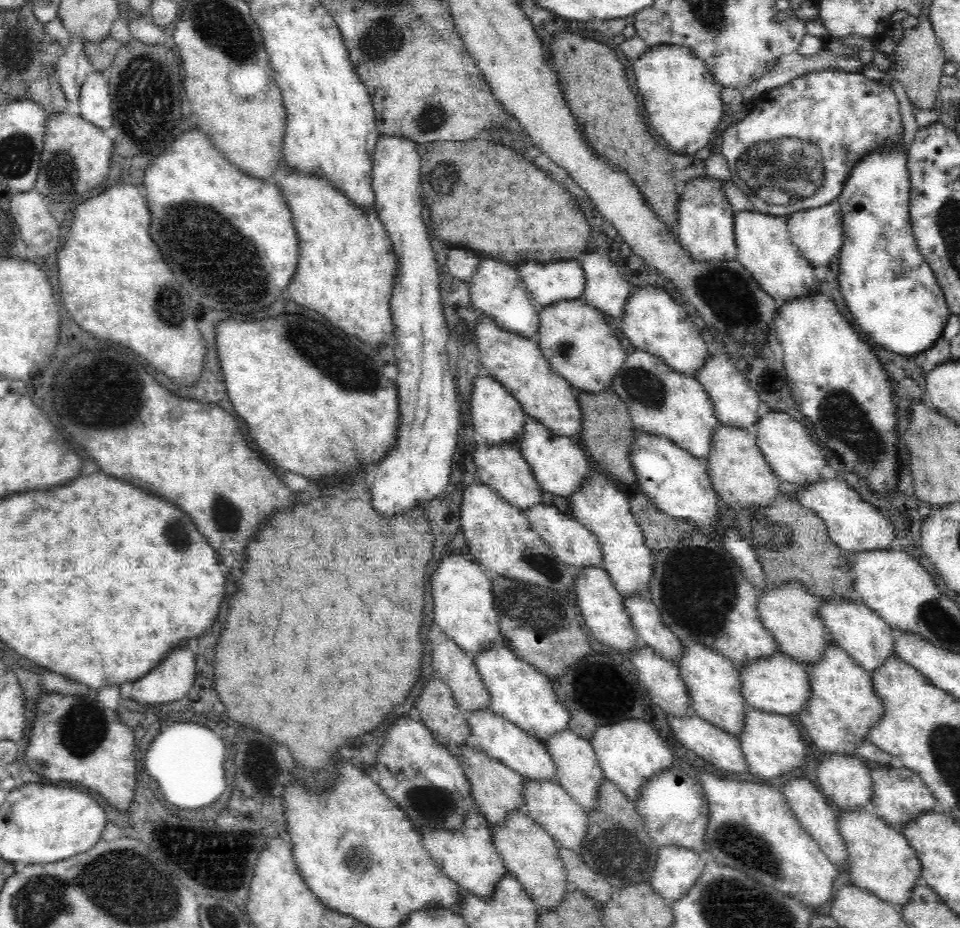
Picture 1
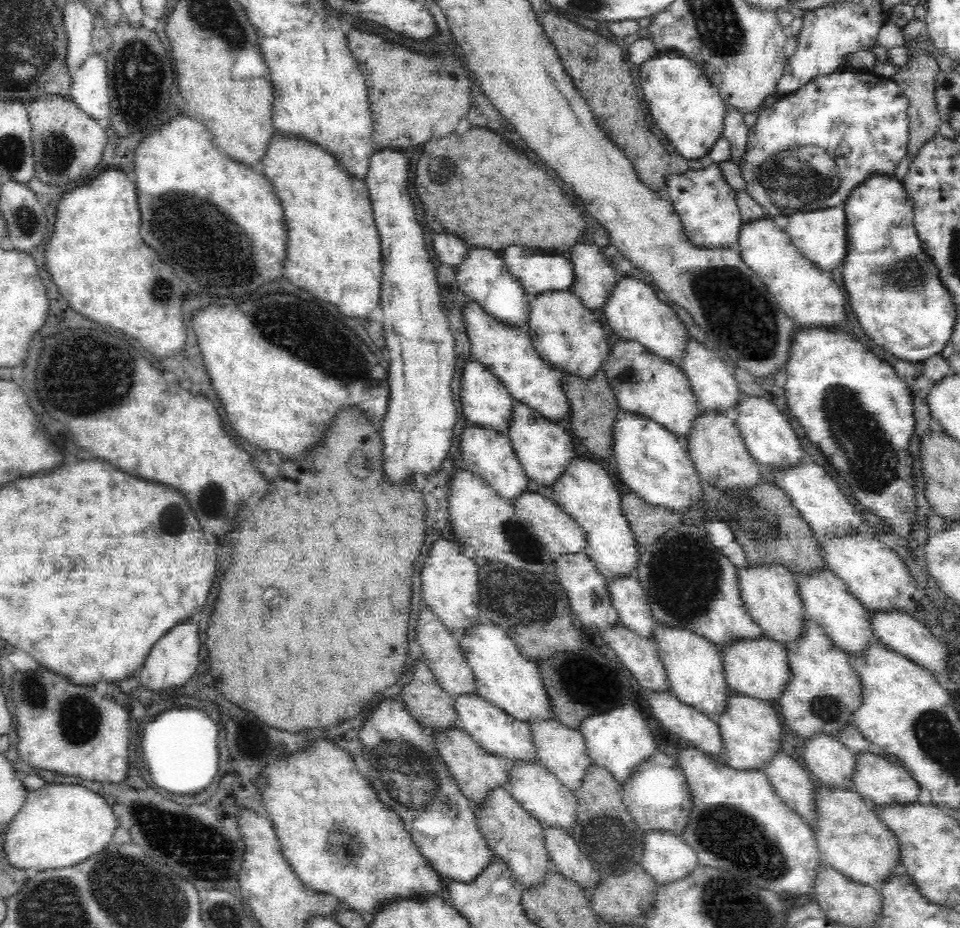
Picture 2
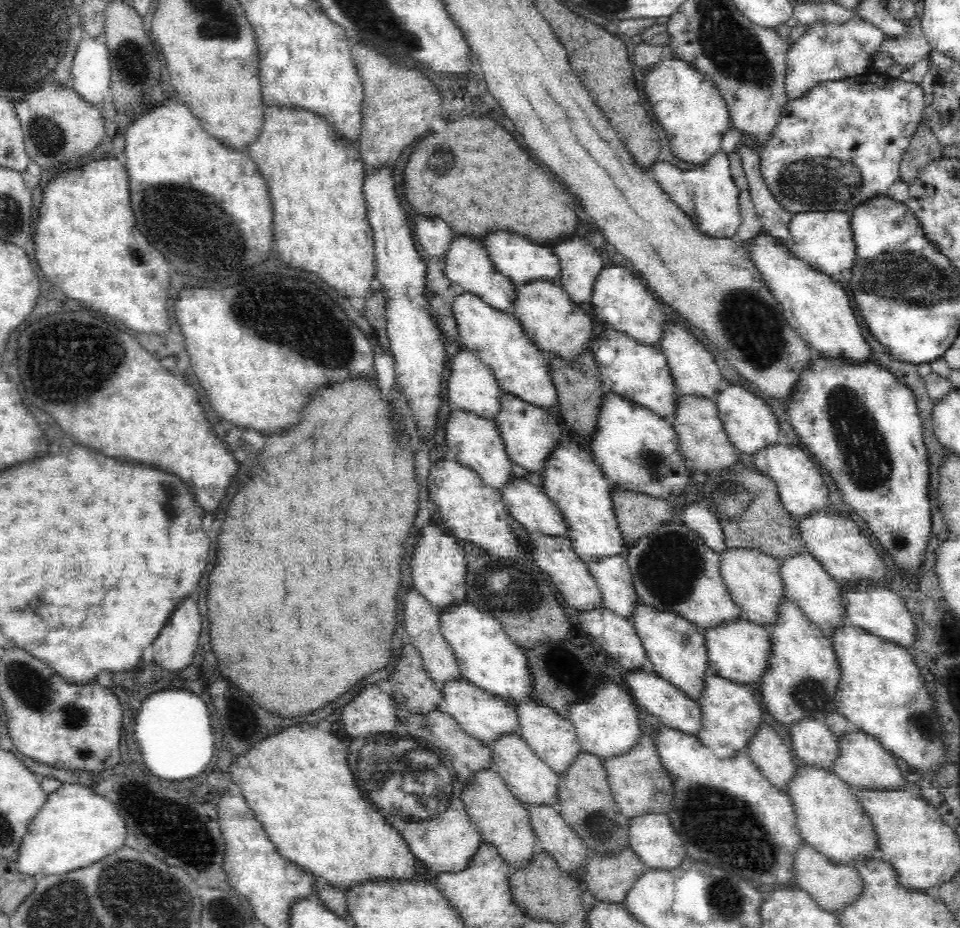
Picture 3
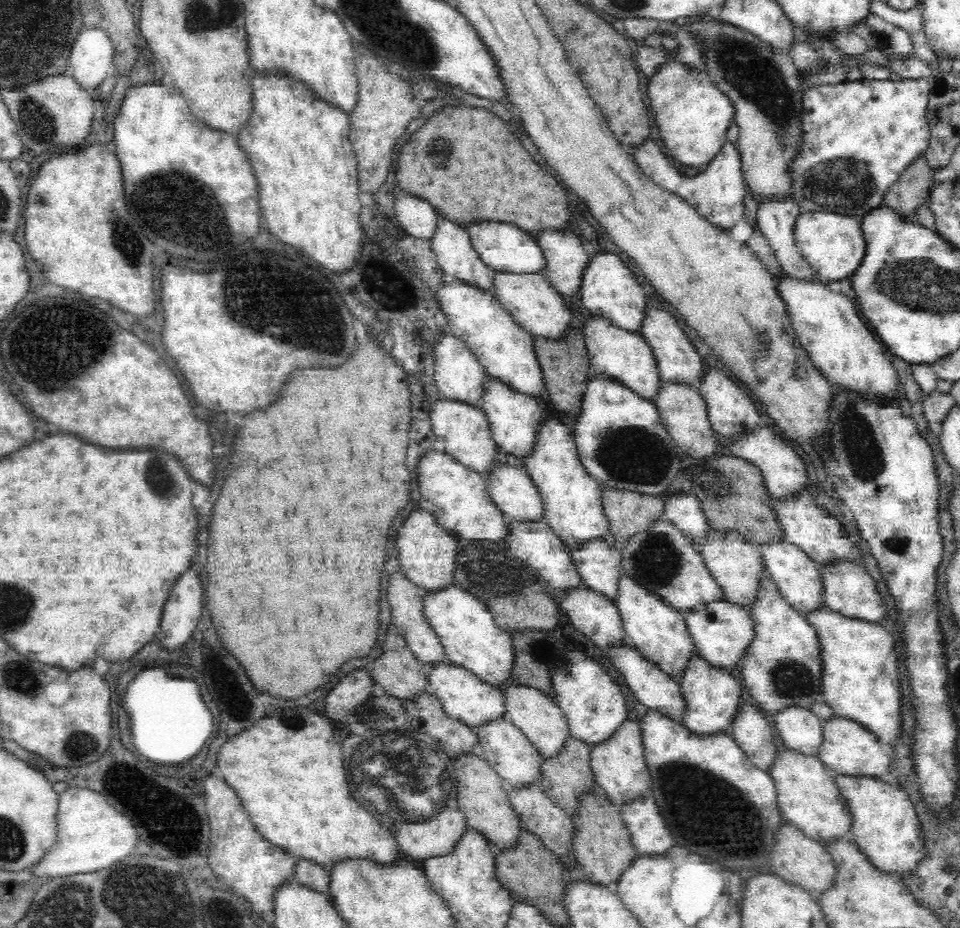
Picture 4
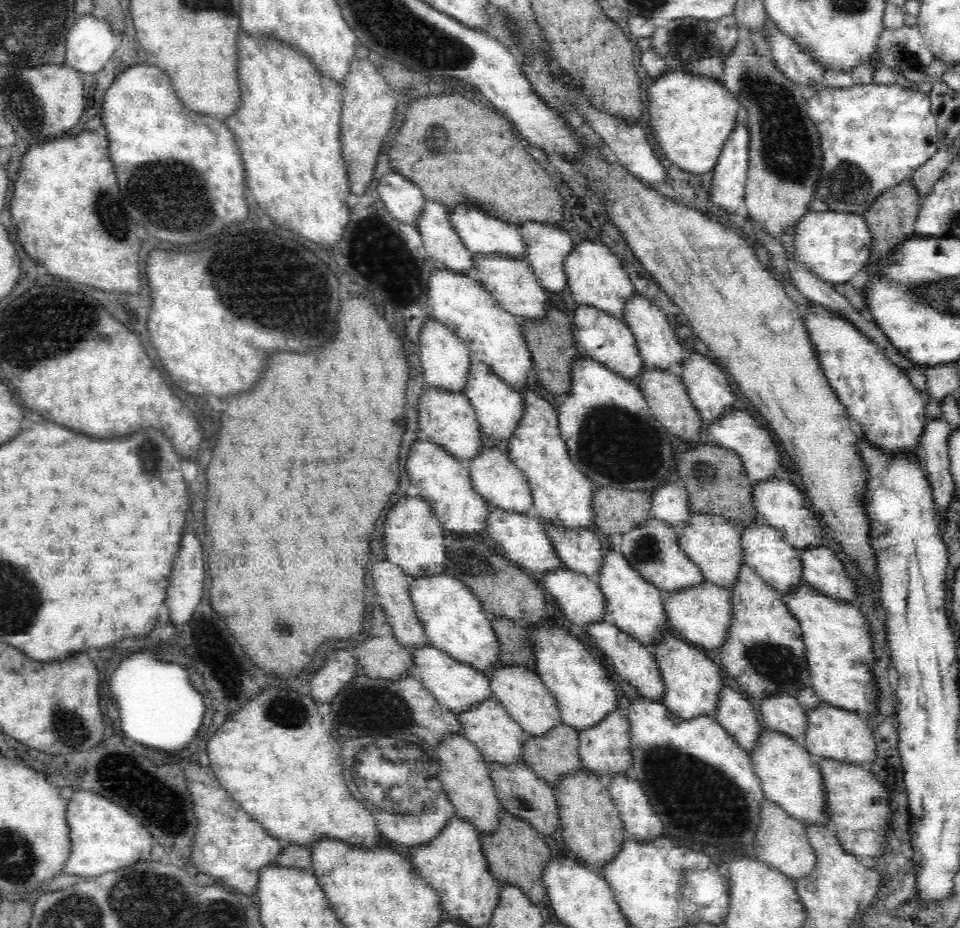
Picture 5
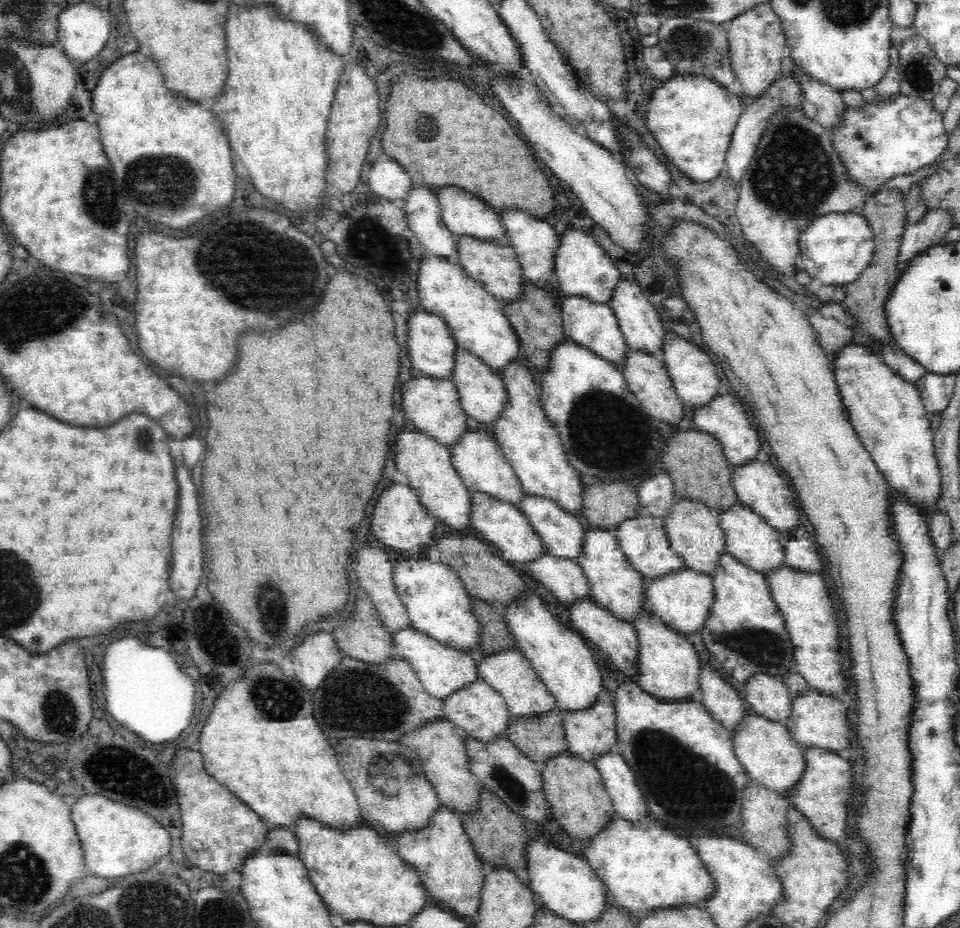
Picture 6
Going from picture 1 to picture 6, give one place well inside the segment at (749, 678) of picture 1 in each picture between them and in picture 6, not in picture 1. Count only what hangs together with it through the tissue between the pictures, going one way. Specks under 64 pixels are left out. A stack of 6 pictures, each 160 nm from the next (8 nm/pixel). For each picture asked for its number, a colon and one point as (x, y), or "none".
2: (757, 667)
3: (737, 649)
4: (720, 630)
5: (699, 614)
6: (681, 599)

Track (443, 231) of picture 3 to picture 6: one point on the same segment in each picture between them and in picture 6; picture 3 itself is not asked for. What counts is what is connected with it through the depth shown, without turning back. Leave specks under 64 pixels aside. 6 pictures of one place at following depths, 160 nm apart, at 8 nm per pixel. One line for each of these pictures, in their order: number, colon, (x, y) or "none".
4: (415, 215)
5: (403, 198)
6: (387, 178)

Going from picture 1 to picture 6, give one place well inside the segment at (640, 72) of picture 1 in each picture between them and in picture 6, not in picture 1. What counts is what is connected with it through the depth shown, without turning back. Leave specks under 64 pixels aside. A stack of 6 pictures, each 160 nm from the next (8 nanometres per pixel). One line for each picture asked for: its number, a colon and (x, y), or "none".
2: (689, 110)
3: (689, 107)
4: (692, 115)
5: (691, 116)
6: (692, 118)

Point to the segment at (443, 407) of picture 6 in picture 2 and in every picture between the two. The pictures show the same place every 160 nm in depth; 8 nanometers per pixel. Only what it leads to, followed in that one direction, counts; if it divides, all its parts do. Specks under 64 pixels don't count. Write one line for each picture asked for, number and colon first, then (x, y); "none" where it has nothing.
2: (488, 453)
3: (475, 441)
4: (462, 428)
5: (445, 418)

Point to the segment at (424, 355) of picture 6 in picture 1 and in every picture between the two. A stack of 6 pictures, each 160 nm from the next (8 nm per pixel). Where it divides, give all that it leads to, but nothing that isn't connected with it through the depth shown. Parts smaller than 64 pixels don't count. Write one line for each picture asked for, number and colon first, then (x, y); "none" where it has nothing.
1: (497, 416)
2: (485, 401)
3: (471, 386)
4: (458, 375)
5: (445, 360)

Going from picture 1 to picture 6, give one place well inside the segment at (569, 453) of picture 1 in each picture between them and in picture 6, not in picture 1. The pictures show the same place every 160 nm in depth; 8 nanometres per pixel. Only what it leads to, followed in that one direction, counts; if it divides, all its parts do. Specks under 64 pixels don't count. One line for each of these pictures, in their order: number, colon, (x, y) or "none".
2: (543, 447)
3: (529, 433)
4: (513, 417)
5: (497, 406)
6: (481, 393)

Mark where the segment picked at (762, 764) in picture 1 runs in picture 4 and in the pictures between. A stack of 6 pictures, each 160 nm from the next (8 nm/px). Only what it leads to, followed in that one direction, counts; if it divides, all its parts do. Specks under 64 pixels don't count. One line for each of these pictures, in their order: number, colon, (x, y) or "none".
2: (749, 727)
3: (729, 713)
4: (711, 695)

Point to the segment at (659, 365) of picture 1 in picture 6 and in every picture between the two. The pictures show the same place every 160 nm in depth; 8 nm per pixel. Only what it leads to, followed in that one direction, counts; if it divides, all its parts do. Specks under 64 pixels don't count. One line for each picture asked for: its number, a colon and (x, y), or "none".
2: (641, 381)
3: (639, 372)
4: (621, 354)
5: (597, 335)
6: (593, 325)

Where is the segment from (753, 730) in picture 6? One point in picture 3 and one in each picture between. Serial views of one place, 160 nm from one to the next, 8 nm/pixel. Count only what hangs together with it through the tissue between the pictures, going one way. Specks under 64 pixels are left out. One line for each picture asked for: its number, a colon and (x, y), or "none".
3: (828, 817)
4: (806, 795)
5: (788, 774)

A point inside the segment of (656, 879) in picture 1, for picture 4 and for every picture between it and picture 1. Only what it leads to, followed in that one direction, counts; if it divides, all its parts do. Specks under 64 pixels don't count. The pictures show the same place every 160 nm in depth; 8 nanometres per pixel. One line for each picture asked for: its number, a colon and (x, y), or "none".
2: (665, 857)
3: (651, 837)
4: (648, 833)

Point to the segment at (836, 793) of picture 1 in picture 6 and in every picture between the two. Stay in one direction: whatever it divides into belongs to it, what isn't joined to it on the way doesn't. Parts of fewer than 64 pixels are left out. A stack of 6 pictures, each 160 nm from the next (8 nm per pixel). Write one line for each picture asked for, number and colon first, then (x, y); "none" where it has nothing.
2: (825, 757)
3: (811, 741)
4: (799, 728)
5: (781, 711)
6: (767, 695)

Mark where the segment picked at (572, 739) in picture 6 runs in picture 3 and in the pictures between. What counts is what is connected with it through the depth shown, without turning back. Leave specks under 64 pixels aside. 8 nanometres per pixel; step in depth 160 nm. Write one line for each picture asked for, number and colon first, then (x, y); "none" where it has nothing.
3: (638, 783)
4: (618, 765)
5: (603, 747)

